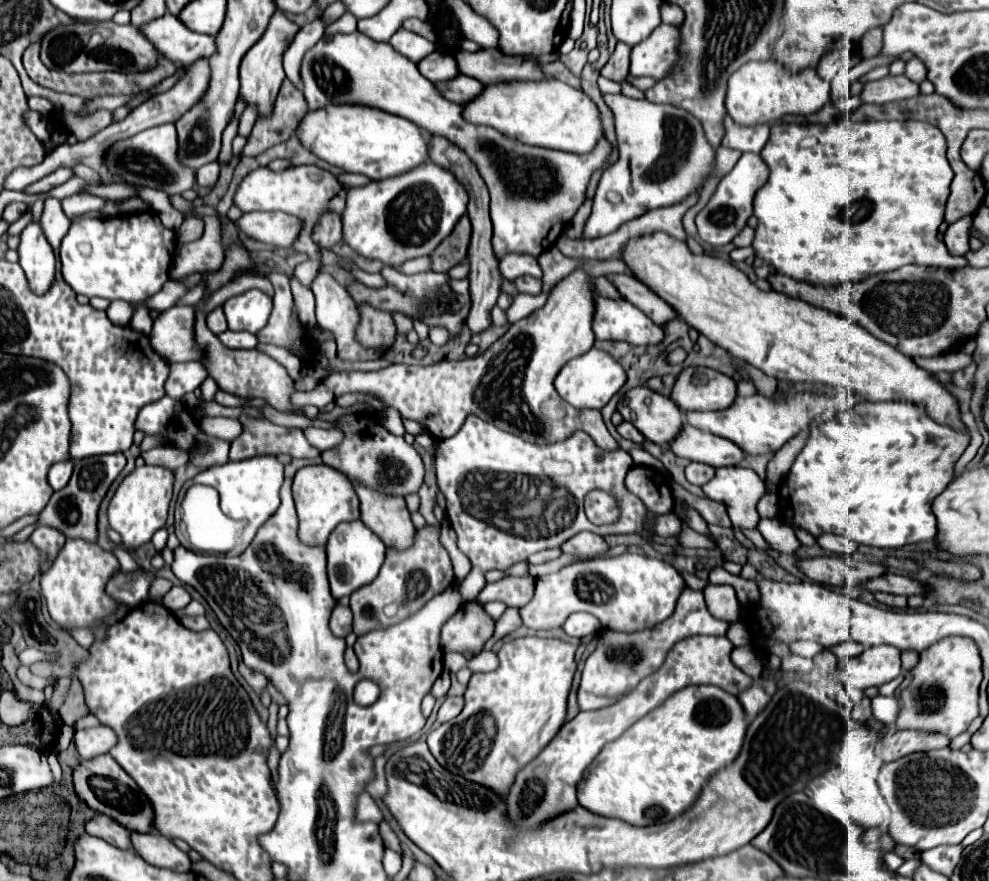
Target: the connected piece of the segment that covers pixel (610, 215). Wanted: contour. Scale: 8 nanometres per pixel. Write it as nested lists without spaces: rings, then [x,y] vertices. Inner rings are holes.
[[[610,93],[604,95],[604,103],[612,109],[616,119],[620,157],[602,173],[582,239],[604,237],[646,211],[682,203],[694,195],[694,189],[704,187],[716,161],[714,147],[708,143],[700,121],[684,109],[656,105],[644,99],[630,101],[624,95]]]

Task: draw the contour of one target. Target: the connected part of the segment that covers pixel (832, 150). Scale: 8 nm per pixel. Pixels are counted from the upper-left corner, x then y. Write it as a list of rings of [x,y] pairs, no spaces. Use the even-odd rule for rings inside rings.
[[[842,119],[836,123],[828,123],[828,125],[776,123],[770,131],[768,143],[762,149],[762,159],[770,167],[770,179],[754,197],[754,215],[758,217],[760,225],[756,229],[756,237],[754,237],[752,245],[756,249],[756,257],[774,265],[774,269],[778,273],[784,273],[784,275],[800,279],[800,281],[814,281],[818,285],[838,285],[838,283],[846,283],[846,281],[856,283],[872,273],[894,271],[894,269],[898,269],[902,265],[910,265],[910,263],[926,265],[926,267],[946,267],[946,269],[960,269],[960,267],[968,265],[968,261],[964,257],[952,257],[946,251],[946,245],[942,241],[938,241],[938,227],[944,221],[946,199],[950,195],[950,181],[952,181],[954,173],[946,159],[944,135],[934,125],[928,125],[922,121],[852,121],[852,119]]]

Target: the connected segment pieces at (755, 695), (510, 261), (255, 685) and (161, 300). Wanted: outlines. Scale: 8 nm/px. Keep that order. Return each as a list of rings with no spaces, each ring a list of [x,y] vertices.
[[[752,685],[750,689],[746,689],[744,693],[738,695],[738,701],[742,703],[746,715],[750,719],[756,717],[756,713],[760,713],[760,709],[764,709],[764,705],[768,705],[770,701],[770,695],[766,695],[766,691],[760,687],[760,685]]]
[[[510,253],[508,257],[504,257],[504,261],[500,261],[498,269],[500,269],[500,275],[510,281],[514,281],[520,275],[532,275],[536,279],[542,277],[542,269],[540,269],[536,257],[520,257],[516,253]]]
[[[240,663],[240,675],[246,679],[246,683],[248,683],[258,695],[262,695],[264,687],[268,685],[268,681],[266,681],[266,677],[264,677],[262,673],[254,673],[254,671],[250,671],[244,663]]]
[[[166,281],[164,287],[162,287],[158,293],[154,293],[152,297],[148,297],[146,307],[148,307],[148,309],[156,309],[156,311],[166,311],[168,307],[176,305],[176,301],[178,301],[184,293],[186,293],[186,289],[184,289],[180,283],[176,283],[176,281]]]

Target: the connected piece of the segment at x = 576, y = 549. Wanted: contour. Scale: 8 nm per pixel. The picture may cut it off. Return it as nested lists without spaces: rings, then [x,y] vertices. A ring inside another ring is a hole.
[[[578,533],[576,537],[568,539],[564,545],[562,545],[562,551],[568,553],[568,555],[574,555],[578,561],[588,561],[588,559],[594,559],[602,553],[606,553],[610,547],[608,543],[604,541],[604,537],[596,535],[596,533]]]

